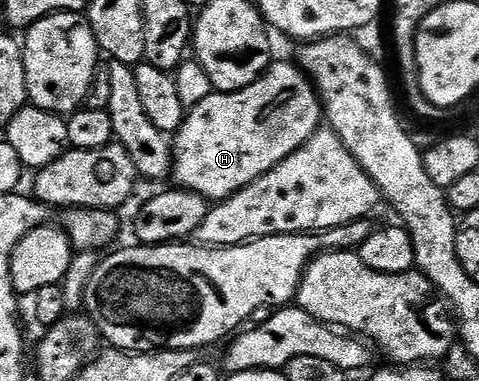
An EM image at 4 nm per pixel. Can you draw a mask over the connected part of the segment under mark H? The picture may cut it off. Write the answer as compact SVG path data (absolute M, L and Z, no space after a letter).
M271 62L270 68L262 74L252 85L248 85L239 91L220 91L217 93L209 93L198 104L191 106L186 113L186 120L182 123L182 128L173 136L172 146L174 148L174 169L172 179L179 188L194 191L197 195L204 196L205 199L211 201L221 201L229 199L231 195L235 195L237 191L243 191L252 181L256 181L264 173L268 173L280 161L284 161L284 157L288 157L292 153L296 153L298 149L303 147L309 139L323 126L324 108L322 100L310 78L306 76L305 71L301 67L290 63Z

